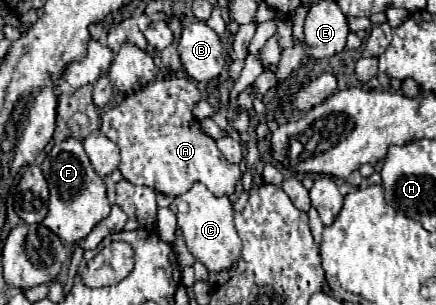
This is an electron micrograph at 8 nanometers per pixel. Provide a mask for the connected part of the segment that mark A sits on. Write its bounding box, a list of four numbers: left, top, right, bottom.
[102,73,242,197]

